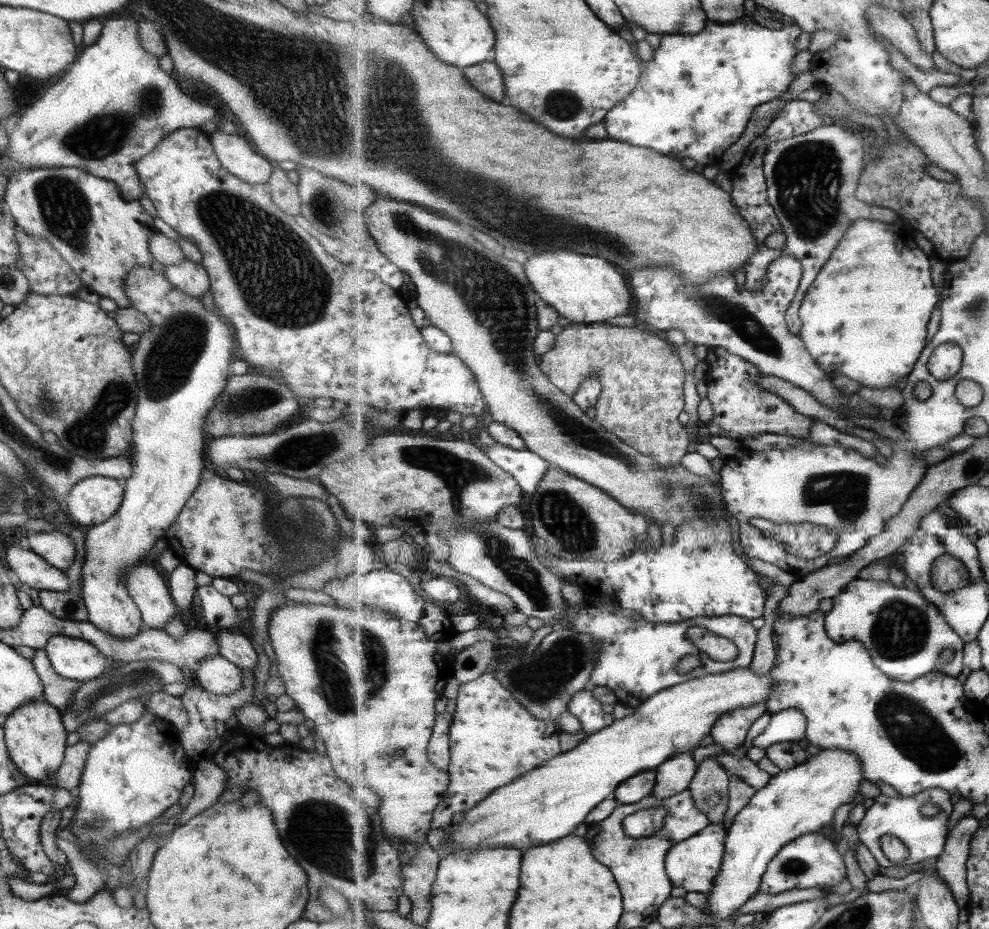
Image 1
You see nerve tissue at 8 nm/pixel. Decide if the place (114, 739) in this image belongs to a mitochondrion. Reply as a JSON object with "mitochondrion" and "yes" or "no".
{"mitochondrion":"no"}

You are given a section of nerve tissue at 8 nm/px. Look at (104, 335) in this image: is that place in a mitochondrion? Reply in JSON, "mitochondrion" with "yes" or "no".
{"mitochondrion":"no"}

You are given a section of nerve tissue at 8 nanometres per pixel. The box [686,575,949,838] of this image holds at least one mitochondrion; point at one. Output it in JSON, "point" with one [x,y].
{"point":[898,631]}

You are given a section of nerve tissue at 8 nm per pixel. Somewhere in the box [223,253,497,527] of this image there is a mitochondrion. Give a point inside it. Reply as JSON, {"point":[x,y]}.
{"point":[312,448]}

